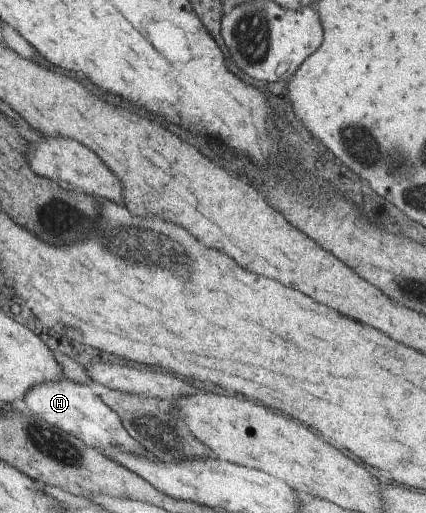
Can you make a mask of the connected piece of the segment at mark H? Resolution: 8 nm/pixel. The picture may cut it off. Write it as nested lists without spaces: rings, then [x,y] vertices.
[[[65,378],[59,382],[43,382],[32,387],[22,400],[31,414],[38,415],[49,425],[61,429],[85,445],[99,449],[103,455],[105,455],[105,451],[116,446],[124,452],[132,453],[146,460],[154,459],[154,456],[125,431],[117,413],[109,409],[99,396],[93,394],[87,384],[74,384]]]

